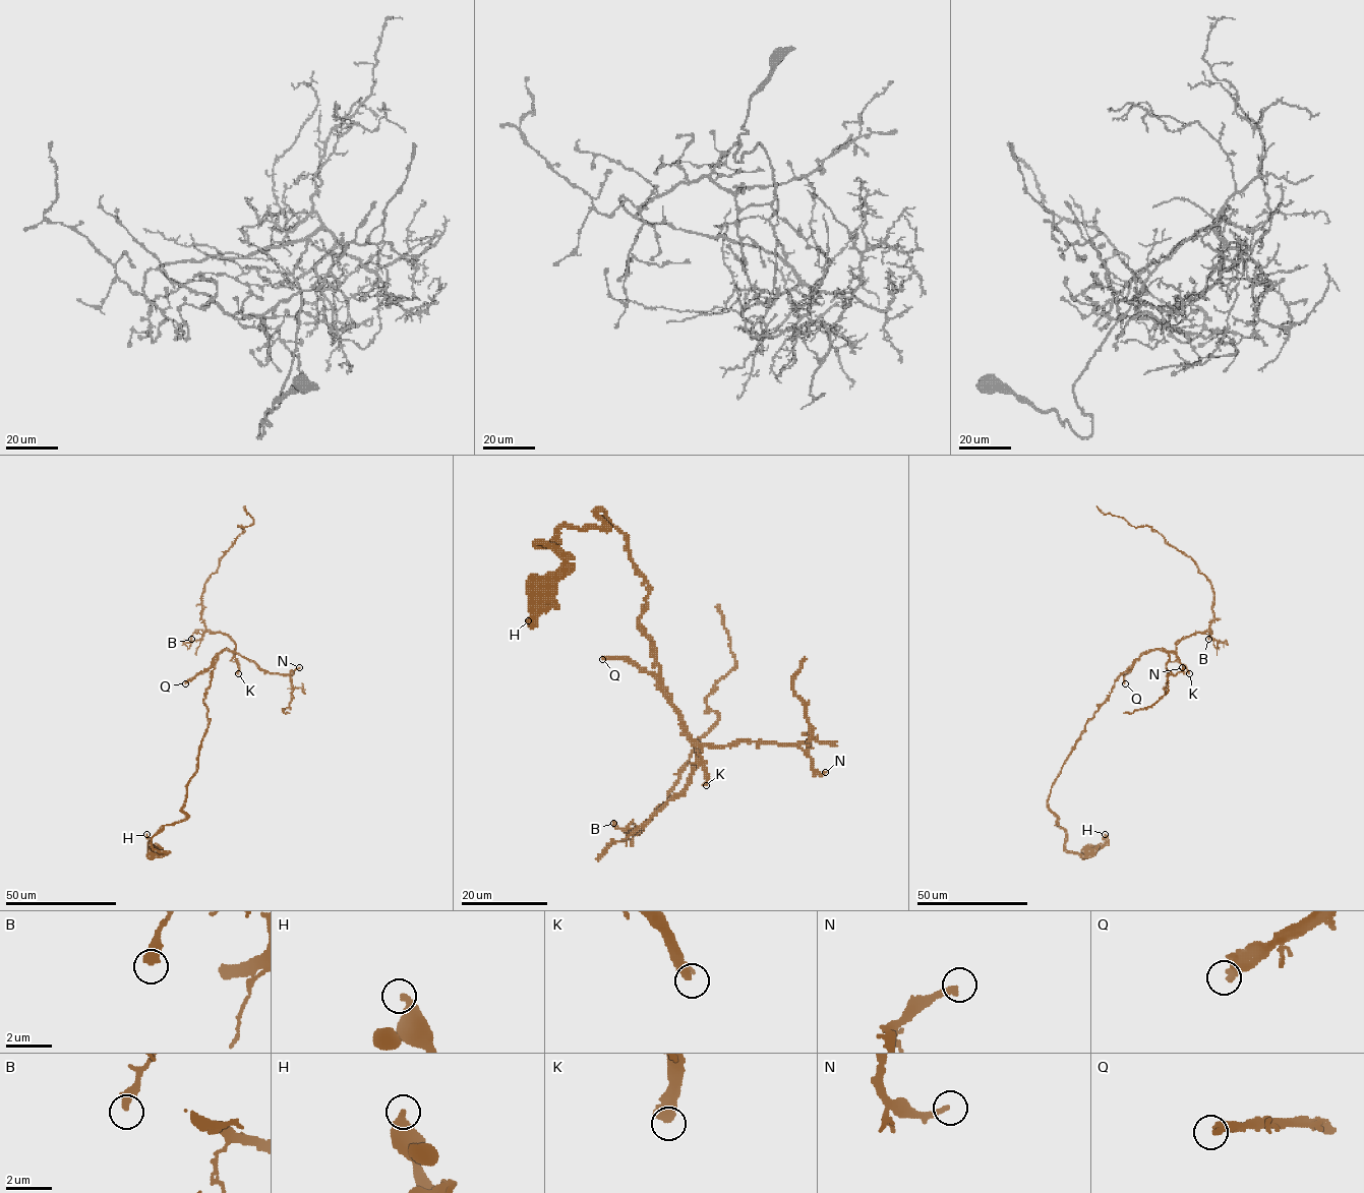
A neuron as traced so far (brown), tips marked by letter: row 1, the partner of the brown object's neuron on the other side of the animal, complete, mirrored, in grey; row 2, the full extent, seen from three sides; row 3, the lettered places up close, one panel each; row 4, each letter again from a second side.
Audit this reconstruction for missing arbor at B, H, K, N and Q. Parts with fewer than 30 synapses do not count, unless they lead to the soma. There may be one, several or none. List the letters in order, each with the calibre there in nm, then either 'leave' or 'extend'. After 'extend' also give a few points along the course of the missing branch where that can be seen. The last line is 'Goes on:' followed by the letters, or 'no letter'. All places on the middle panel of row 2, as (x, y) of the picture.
B: calibre 400 nm; leave
H: calibre 420 nm; leave
K: calibre 480 nm; extend; course (706, 785), (706, 792), (678, 803), (658, 828), (638, 831), (600, 821), (592, 844), (592, 874), (581, 890)
N: calibre 240 nm; leave
Q: calibre 280 nm; leave
Goes on: K

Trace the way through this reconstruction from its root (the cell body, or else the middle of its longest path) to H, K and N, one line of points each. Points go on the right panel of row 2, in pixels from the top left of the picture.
H: (1088, 850), (1108, 841), (1105, 834)
K: (1088, 850), (1080, 856), (1066, 849), (1065, 832), (1048, 806), (1085, 723), (1143, 652), (1173, 652), (1189, 673)
N: (1088, 850), (1066, 849), (1048, 806), (1053, 783), (1114, 681), (1143, 652), (1167, 651), (1169, 674), (1182, 667)

